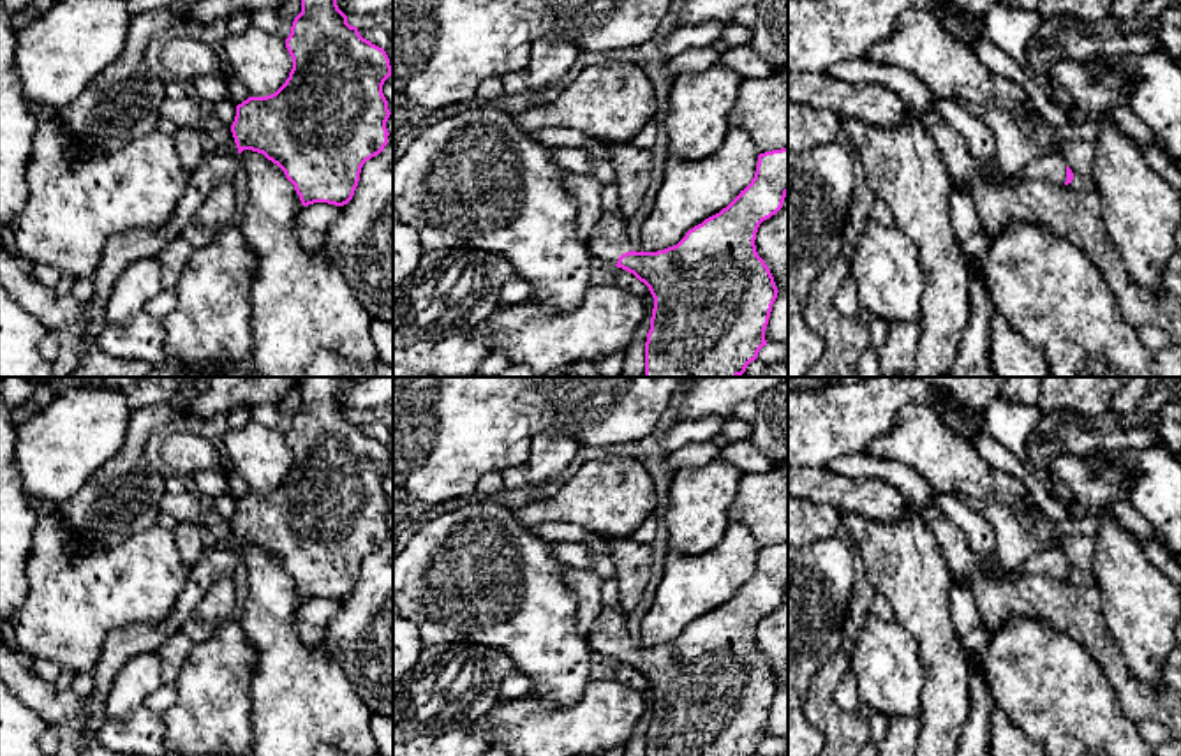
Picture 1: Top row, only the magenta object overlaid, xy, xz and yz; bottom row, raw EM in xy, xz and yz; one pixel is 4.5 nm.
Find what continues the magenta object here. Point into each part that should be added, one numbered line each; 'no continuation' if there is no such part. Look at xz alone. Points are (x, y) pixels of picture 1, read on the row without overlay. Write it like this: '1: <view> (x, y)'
1: xz (609, 635)

